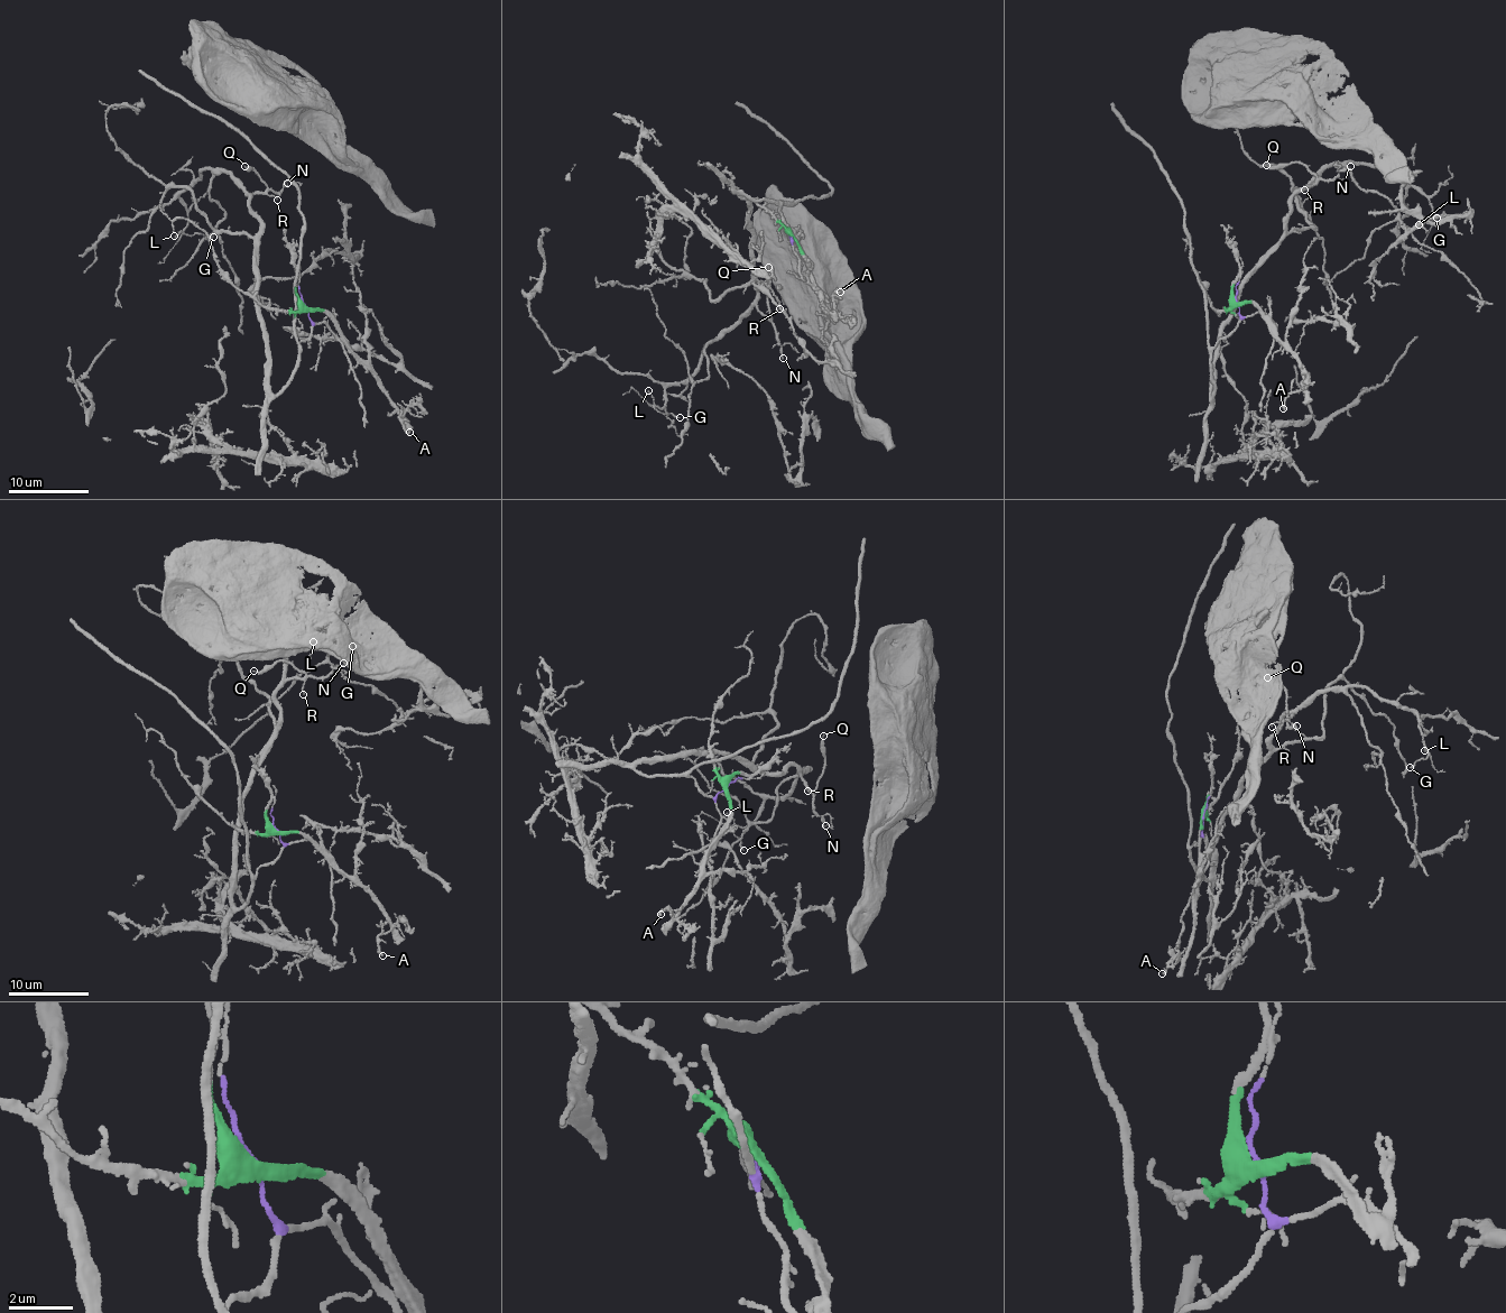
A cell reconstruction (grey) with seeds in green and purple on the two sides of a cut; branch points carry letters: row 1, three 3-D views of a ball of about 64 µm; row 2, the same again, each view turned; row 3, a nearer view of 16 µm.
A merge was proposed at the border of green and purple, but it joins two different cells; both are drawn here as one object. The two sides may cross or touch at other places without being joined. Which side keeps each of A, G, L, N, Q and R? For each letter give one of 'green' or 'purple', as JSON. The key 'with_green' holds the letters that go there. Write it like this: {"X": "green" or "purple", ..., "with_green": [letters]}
{"A": "green", "G": "purple", "L": "purple", "N": "purple", "Q": "purple", "R": "purple", "with_green": ["A"]}

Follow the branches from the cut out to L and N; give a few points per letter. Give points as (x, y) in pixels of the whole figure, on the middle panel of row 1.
L: (791, 237), (776, 203), (740, 193), (751, 204), (763, 284), (694, 373), (664, 389), (663, 407), (647, 391)
N: (791, 237), (776, 203), (740, 193), (751, 207), (747, 219), (763, 284), (757, 310), (772, 323), (783, 358)

